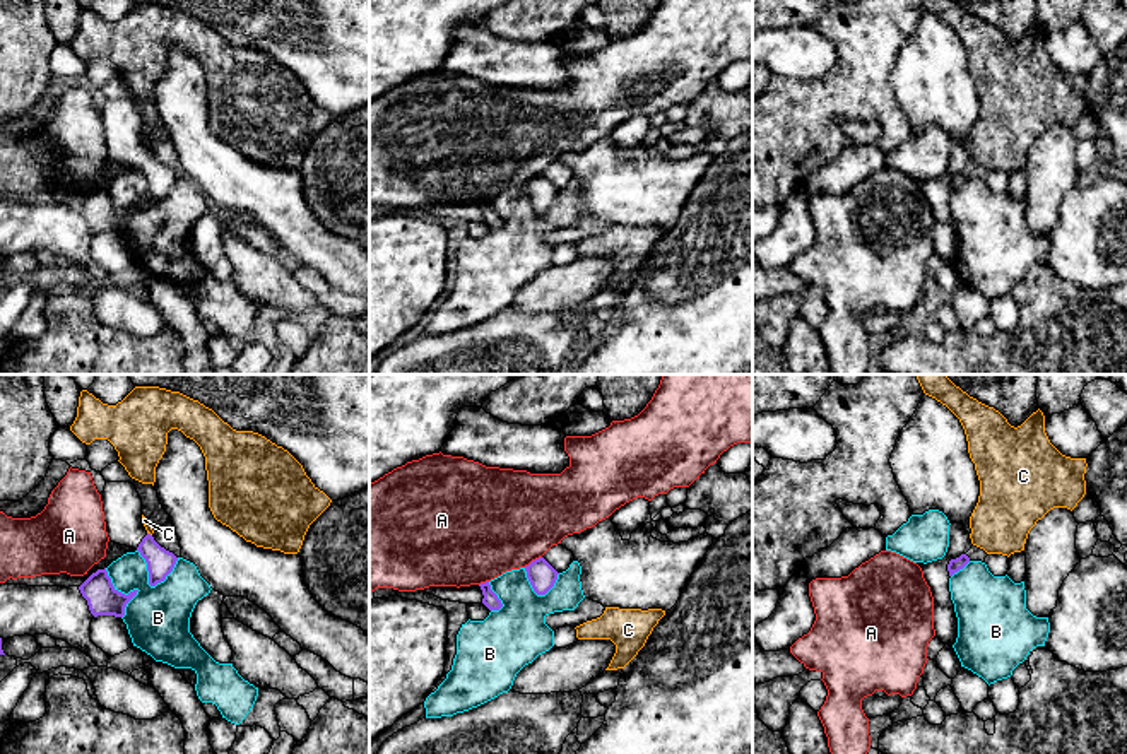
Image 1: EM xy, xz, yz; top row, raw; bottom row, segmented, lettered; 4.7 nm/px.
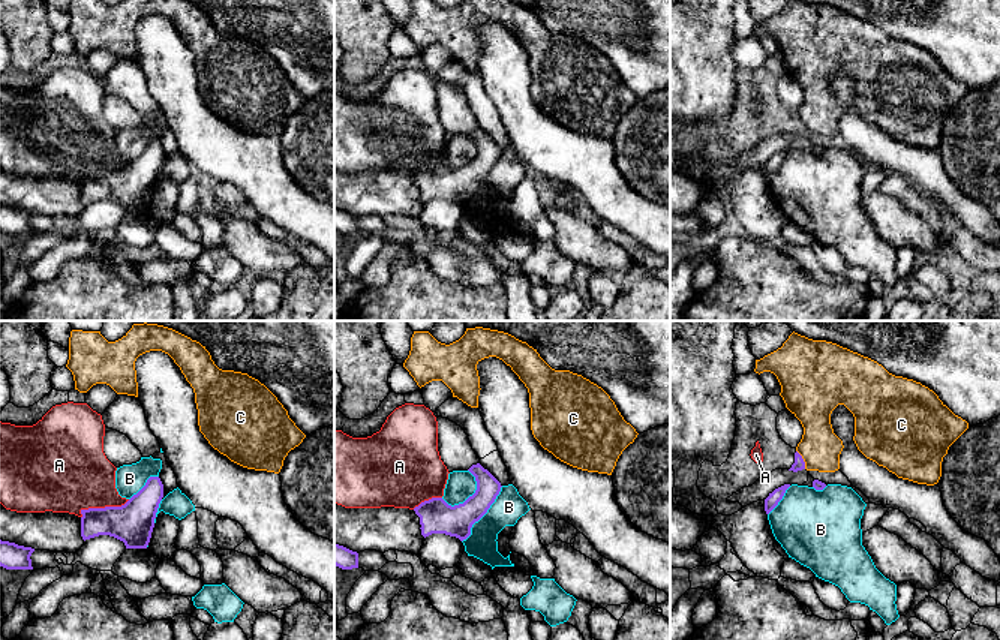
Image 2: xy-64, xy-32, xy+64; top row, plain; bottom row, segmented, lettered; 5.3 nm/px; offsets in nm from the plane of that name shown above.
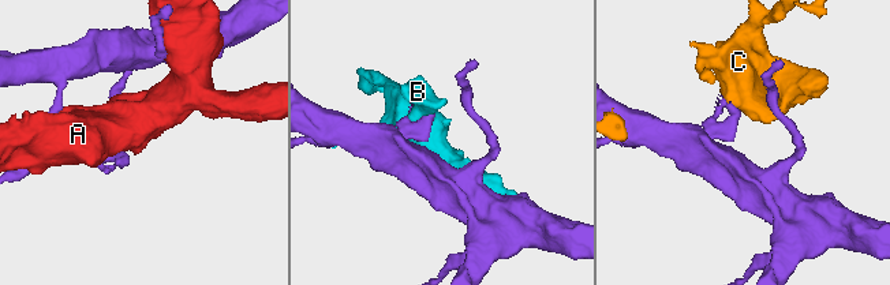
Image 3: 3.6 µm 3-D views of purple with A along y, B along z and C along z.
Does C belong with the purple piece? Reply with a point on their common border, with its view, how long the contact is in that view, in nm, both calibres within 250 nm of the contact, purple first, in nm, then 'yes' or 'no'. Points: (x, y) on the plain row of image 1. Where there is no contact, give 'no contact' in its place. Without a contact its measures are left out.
contact xy (149, 151); length 30 nm; calibres 130 and 30 nm; no

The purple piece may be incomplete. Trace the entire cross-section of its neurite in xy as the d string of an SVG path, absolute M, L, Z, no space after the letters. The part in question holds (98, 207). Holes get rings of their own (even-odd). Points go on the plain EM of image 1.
M106 185L92 190L80 203L82 214L87 217L89 227L94 234L97 233L115 233L123 234L127 221L137 212L139 207L128 212L118 209Z

